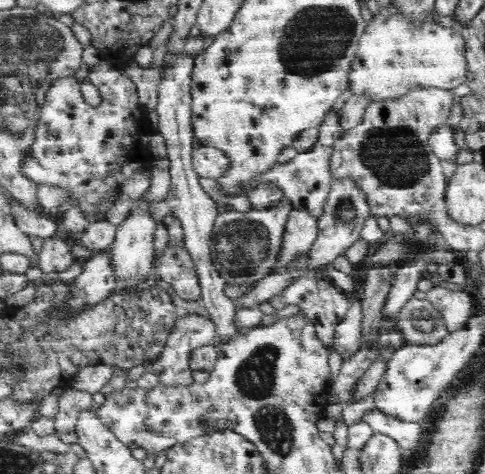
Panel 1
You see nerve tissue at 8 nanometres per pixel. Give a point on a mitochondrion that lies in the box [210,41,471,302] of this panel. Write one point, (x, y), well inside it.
(394, 155)

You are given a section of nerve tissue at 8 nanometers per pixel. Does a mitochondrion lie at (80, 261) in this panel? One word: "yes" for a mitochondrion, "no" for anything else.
no

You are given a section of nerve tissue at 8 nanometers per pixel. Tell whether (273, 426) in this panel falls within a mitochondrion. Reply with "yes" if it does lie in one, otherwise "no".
yes

